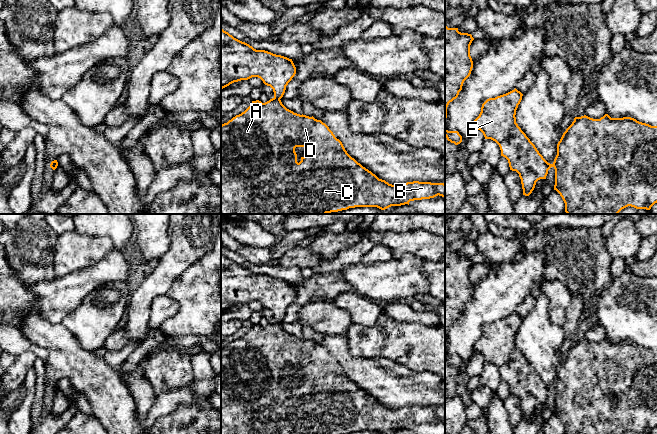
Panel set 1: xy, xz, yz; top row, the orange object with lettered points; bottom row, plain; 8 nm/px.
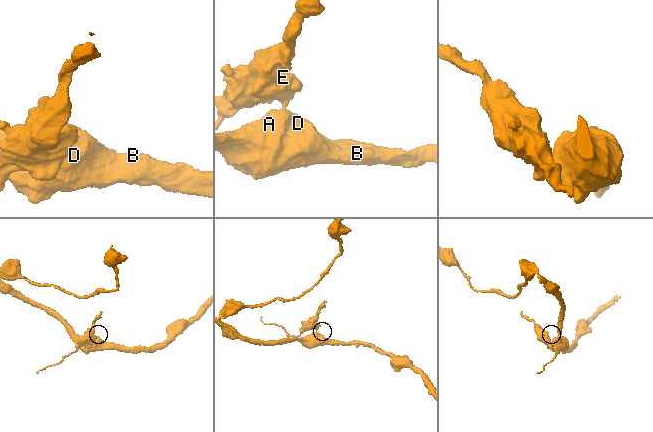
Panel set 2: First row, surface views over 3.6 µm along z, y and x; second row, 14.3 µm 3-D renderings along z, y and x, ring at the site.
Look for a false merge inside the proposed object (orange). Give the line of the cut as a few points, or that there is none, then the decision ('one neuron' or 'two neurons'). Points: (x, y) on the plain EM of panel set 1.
cut xz (274, 321), (279, 323); two neurons

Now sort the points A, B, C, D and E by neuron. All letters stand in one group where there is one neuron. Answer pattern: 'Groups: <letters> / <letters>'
Groups: A B C D / E

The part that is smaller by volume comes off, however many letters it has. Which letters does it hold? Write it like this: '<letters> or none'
E

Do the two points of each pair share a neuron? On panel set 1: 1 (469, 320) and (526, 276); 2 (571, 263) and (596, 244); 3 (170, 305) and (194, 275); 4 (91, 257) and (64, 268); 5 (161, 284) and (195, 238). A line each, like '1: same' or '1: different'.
1: same
2: same
3: different
4: same
5: same

